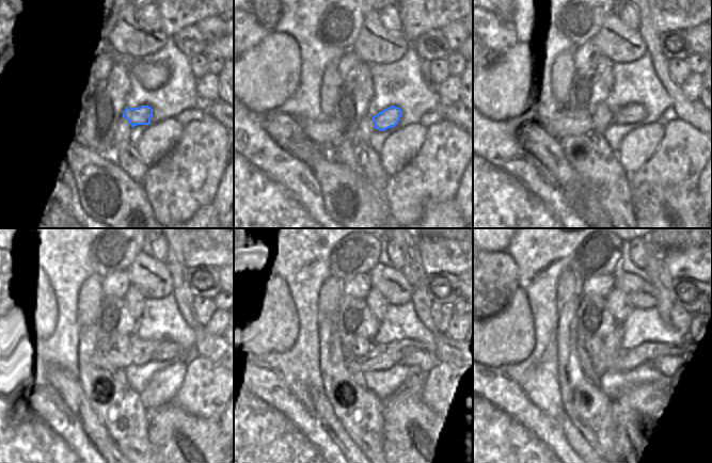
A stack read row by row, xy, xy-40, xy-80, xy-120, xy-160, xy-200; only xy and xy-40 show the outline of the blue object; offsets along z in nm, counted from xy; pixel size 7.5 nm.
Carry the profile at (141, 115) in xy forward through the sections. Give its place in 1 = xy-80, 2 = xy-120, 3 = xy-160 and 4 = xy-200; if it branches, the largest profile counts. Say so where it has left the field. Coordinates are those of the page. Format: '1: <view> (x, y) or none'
1: xy-80 (633, 113)
2: xy-120 (164, 351)
3: xy-160 (425, 361)
4: xy-200 (666, 364)

